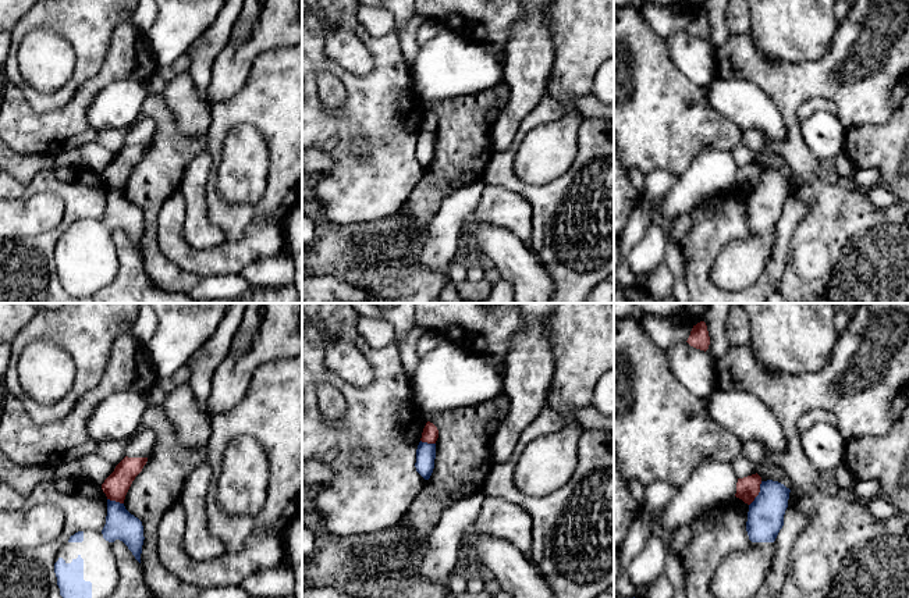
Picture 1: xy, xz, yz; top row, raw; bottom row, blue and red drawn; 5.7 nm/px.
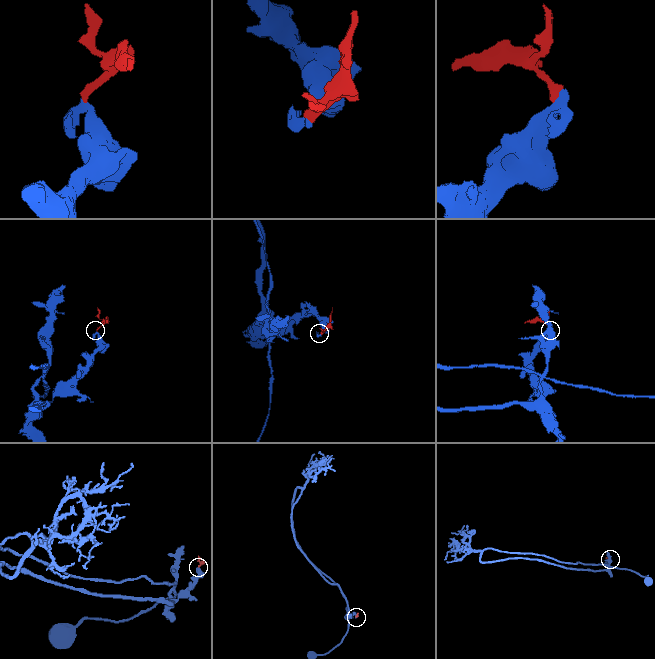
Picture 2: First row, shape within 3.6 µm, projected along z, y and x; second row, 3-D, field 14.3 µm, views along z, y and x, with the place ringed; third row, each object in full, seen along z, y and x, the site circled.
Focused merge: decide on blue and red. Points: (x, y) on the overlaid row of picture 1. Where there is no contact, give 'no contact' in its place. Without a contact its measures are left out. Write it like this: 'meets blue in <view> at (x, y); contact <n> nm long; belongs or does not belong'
meets blue in yz at (759, 494); contact 160 nm long; does not belong

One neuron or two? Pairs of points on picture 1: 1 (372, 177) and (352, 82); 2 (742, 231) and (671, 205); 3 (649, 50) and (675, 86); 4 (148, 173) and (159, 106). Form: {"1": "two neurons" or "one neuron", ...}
{"1": "one neuron", "2": "two neurons", "3": "one neuron", "4": "one neuron"}

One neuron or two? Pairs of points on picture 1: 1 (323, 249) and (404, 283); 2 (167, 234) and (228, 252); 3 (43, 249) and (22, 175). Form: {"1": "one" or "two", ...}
{"1": "one", "2": "one", "3": "two"}

